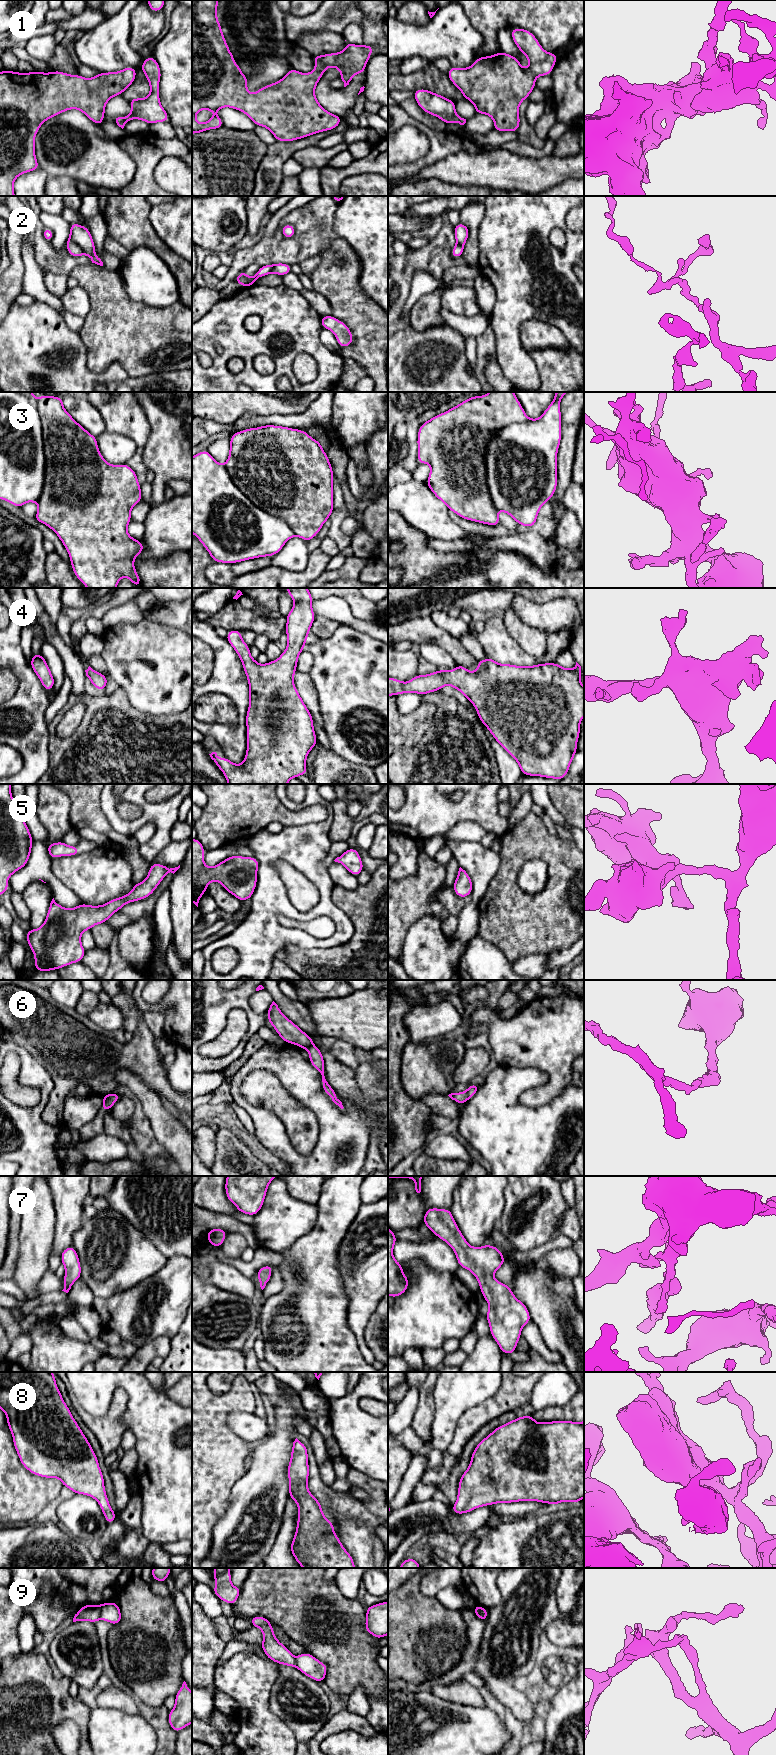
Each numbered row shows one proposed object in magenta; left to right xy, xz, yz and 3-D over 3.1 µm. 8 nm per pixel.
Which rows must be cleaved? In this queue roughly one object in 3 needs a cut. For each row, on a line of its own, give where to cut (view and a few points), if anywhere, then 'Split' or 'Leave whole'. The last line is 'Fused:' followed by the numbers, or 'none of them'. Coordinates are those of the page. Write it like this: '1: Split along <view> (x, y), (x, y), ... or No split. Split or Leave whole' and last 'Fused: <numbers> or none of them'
1: No split. Leave whole
2: Split along xy (69, 239), (76, 243), (84, 253). Split
3: No split. Leave whole
4: No split. Leave whole
5: No split. Leave whole
6: No split. Leave whole
7: No split. Leave whole
8: No split. Leave whole
9: Split along yz (475, 1609), (479, 1615), (487, 1616). Split
Fused: 2, 9

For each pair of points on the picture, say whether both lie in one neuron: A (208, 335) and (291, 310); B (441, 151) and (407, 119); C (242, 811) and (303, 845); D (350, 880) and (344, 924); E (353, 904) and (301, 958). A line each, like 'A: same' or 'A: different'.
A: same
B: same
C: different
D: different
E: same

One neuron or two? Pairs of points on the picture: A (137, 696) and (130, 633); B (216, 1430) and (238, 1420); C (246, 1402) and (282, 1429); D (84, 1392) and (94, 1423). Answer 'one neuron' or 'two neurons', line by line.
A: one neuron
B: two neurons
C: two neurons
D: two neurons

